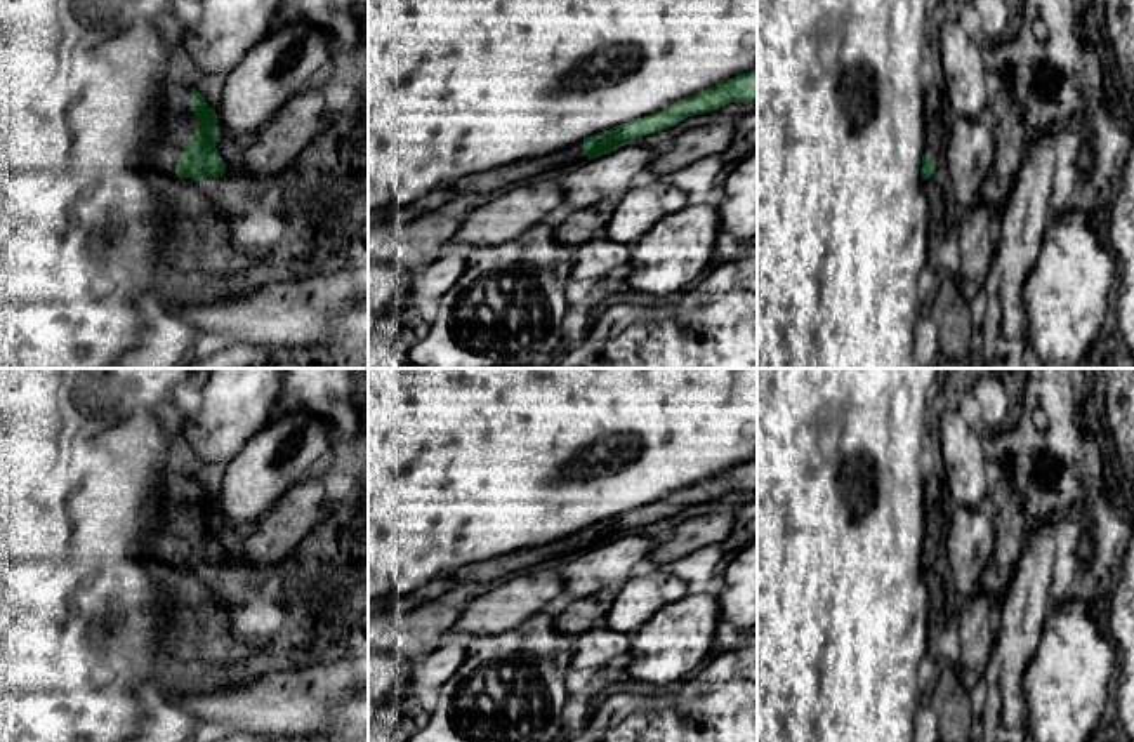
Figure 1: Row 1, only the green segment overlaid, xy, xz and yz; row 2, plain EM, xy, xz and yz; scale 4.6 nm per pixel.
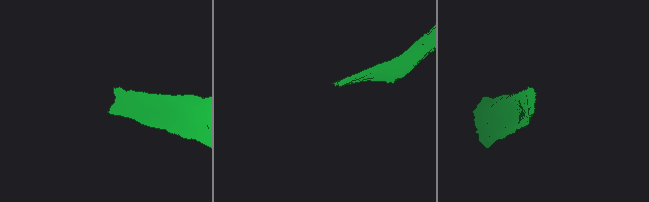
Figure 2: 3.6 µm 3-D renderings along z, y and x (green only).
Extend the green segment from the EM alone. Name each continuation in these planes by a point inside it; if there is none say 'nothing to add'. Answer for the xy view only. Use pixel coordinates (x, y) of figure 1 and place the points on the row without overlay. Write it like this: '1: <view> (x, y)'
1: xy (176, 510)

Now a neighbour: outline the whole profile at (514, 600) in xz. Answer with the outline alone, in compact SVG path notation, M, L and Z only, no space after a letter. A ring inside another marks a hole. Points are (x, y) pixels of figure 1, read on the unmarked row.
M559 566L505 579L493 591L465 603L452 631L469 638L512 631L526 619L542 613L559 594L563 594Z

